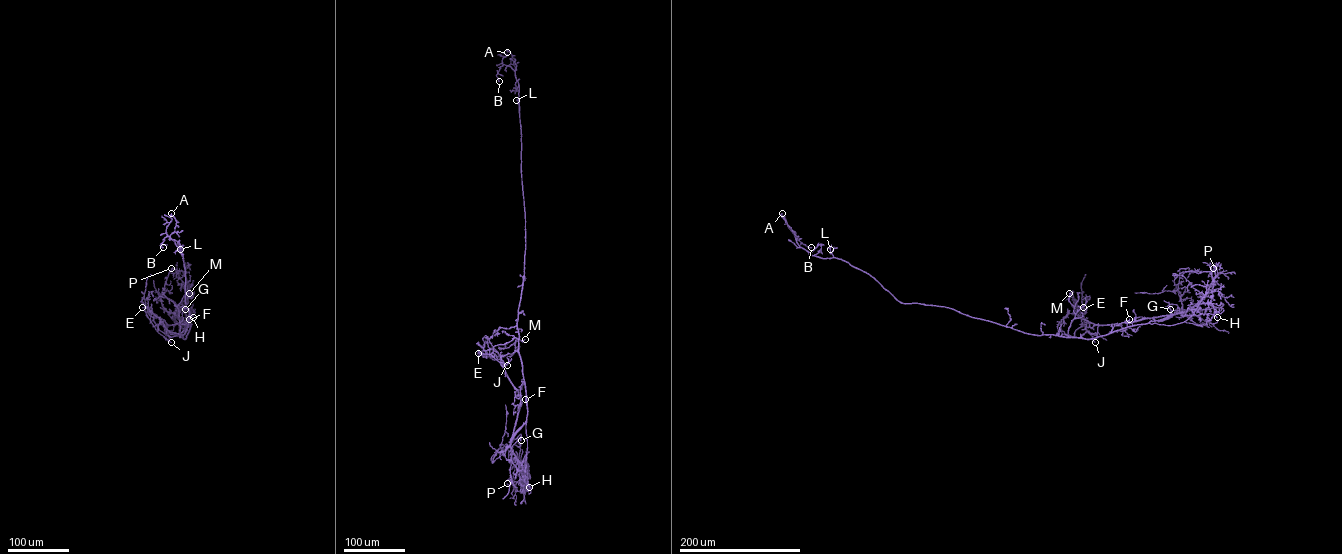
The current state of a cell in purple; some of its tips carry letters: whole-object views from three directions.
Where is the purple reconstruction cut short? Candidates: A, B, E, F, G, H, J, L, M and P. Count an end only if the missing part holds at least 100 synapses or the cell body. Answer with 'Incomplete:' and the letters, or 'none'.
Incomplete: none

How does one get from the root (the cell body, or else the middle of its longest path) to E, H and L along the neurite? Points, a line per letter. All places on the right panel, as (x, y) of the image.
E: (1029, 334), (1073, 336), (1075, 330), (1084, 326), (1083, 307)
H: (1029, 334), (1092, 338), (1137, 325), (1174, 325), (1202, 313), (1217, 317)
L: (1029, 334), (945, 307), (901, 303), (869, 275), (834, 257), (830, 249)

